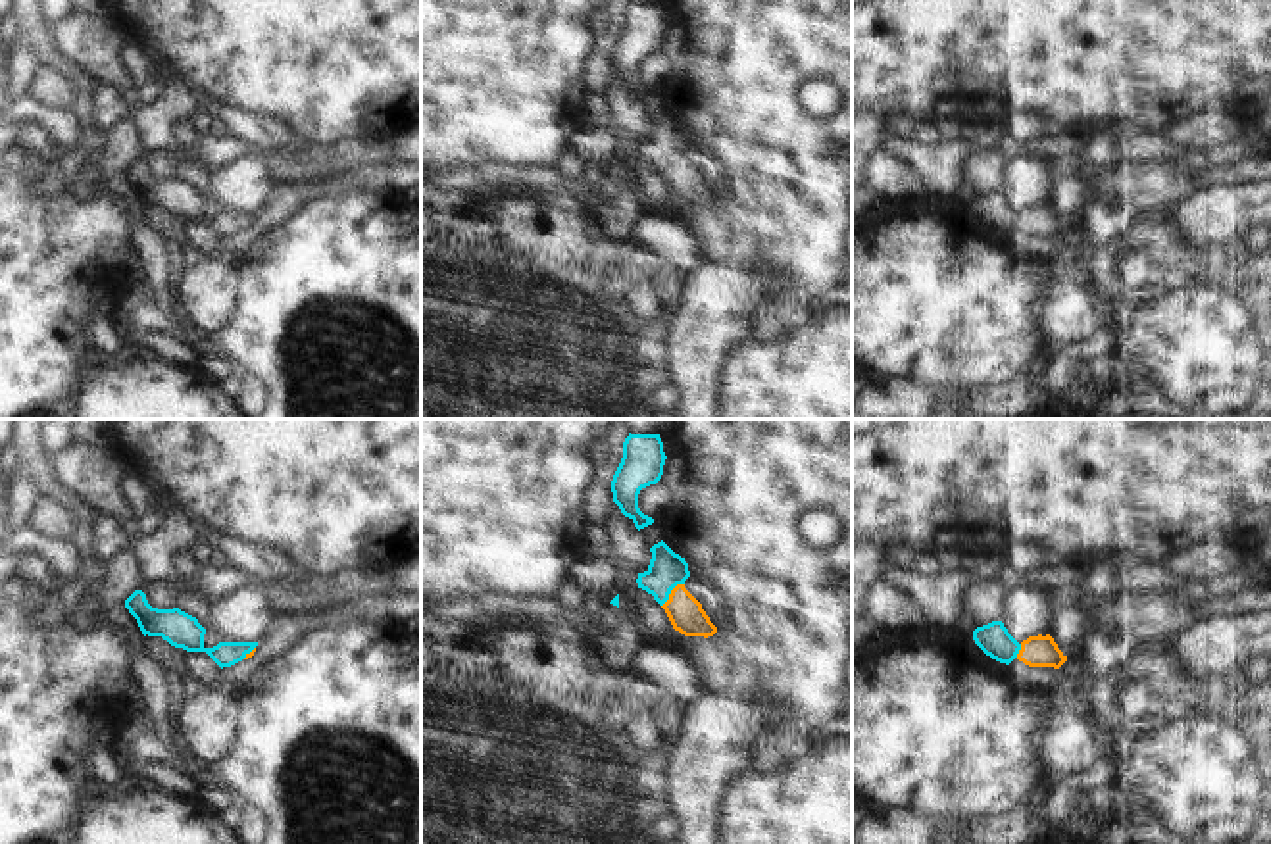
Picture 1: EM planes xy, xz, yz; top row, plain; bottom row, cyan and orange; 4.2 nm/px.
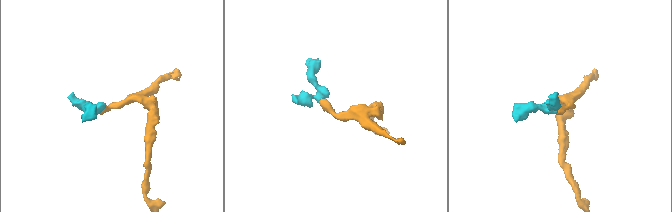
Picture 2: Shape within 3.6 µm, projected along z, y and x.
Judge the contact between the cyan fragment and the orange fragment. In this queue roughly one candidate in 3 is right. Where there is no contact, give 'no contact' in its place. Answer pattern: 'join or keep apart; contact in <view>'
join; contact in xz

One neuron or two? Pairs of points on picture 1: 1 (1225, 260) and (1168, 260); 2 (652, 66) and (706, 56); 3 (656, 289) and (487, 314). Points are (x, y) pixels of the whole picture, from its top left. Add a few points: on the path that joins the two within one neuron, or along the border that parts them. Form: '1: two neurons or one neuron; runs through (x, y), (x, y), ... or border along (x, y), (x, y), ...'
1: one neuron; runs through (1212, 260), (1181, 260)
2: two neurons; border along (658, 50), (666, 58), (668, 77), (656, 91)
3: one neuron; runs through (614, 302), (595, 314), (529, 314)

